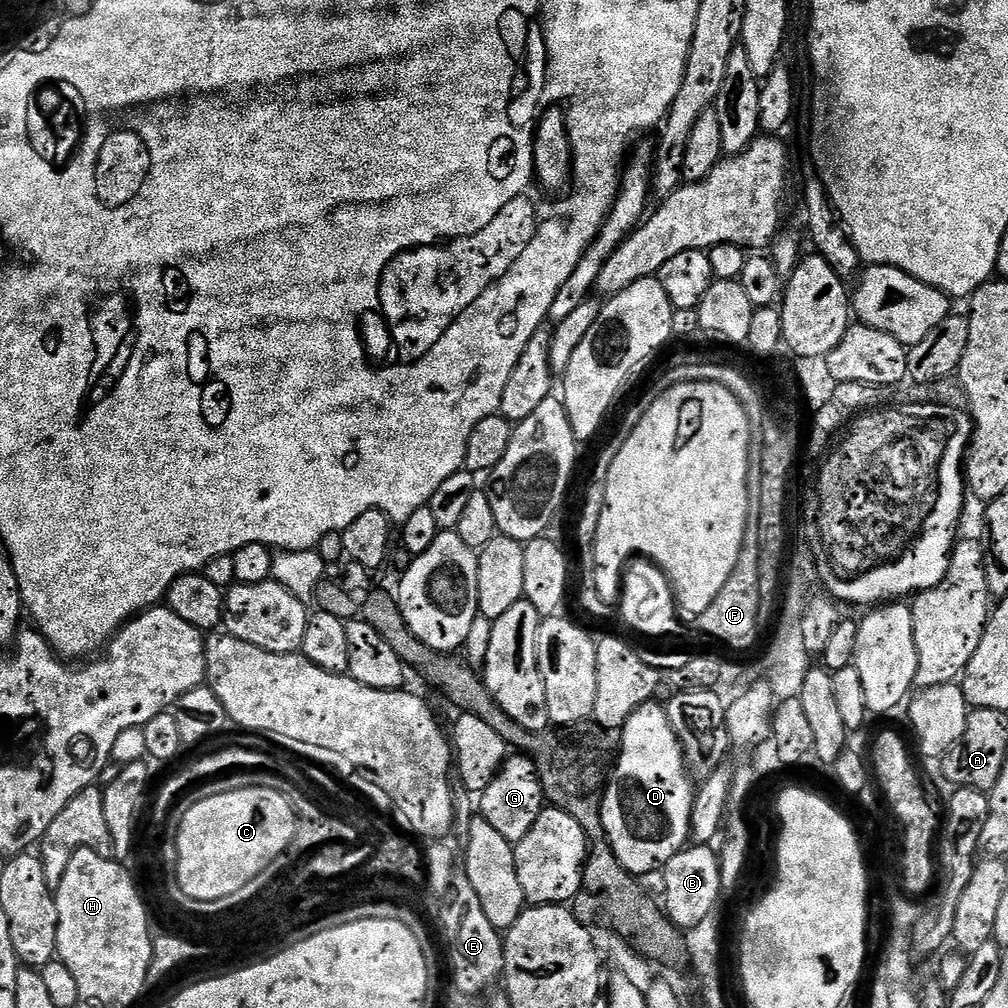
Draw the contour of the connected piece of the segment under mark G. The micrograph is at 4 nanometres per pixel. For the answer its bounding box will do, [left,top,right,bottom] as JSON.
[478,754,546,846]

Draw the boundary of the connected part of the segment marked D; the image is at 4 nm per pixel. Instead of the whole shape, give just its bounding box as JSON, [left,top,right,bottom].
[602,702,694,878]

